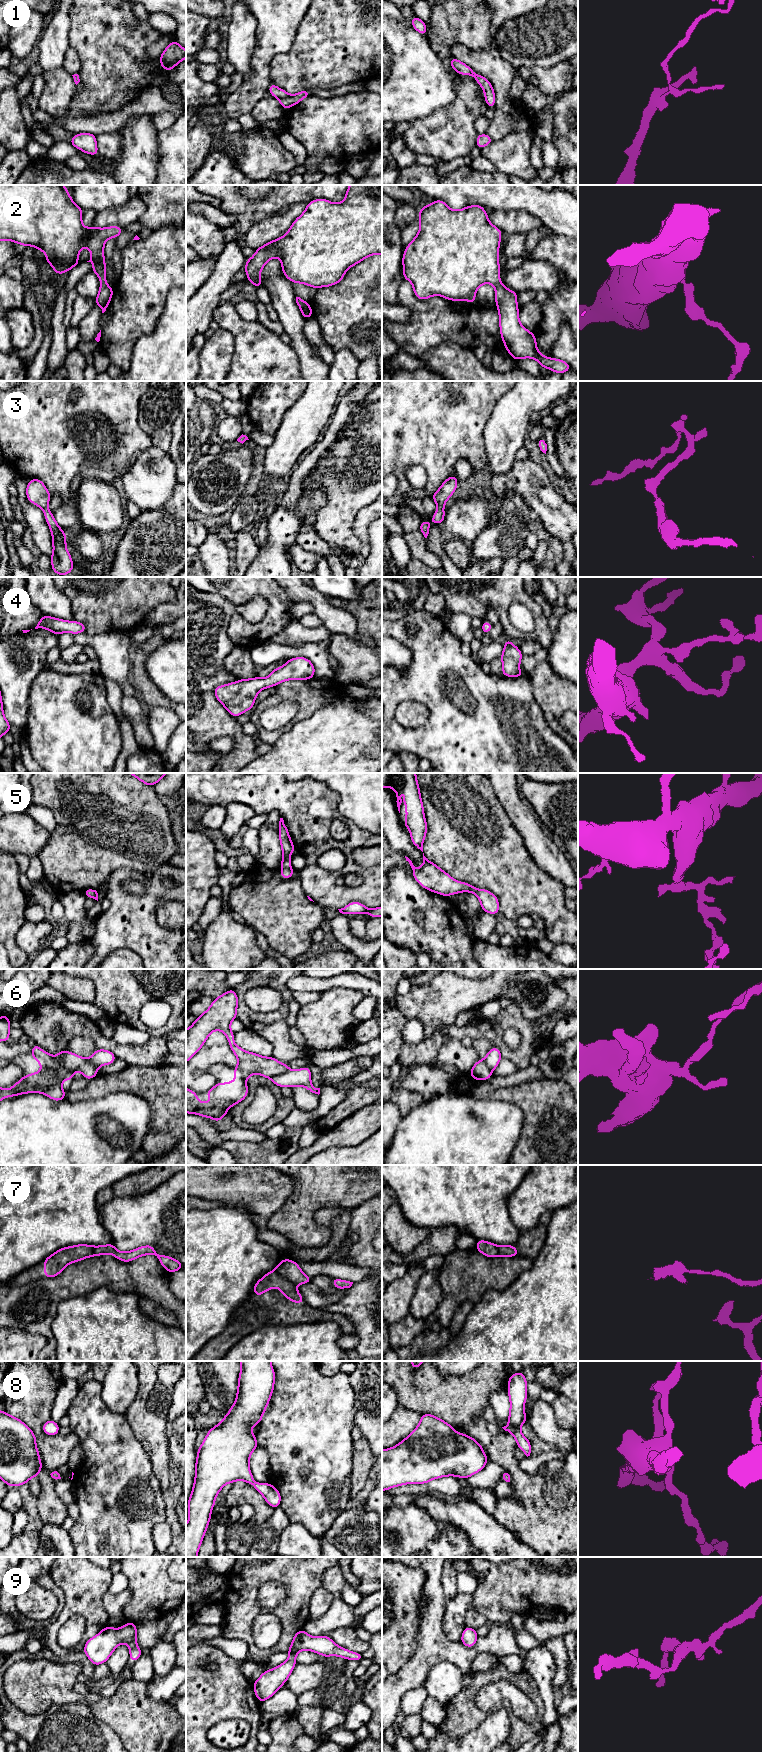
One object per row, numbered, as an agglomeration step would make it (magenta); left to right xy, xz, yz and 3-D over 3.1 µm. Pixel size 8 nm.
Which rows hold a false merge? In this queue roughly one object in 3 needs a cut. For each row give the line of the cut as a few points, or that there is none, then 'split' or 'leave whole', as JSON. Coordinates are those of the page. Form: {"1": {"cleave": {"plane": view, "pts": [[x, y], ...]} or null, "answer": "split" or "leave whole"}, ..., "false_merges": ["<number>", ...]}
{"1": {"cleave": null, "answer": "leave whole"}, "2": {"cleave": null, "answer": "leave whole"}, "3": {"cleave": null, "answer": "leave whole"}, "4": {"cleave": null, "answer": "leave whole"}, "5": {"cleave": null, "answer": "leave whole"}, "6": {"cleave": {"plane": "xz", "pts": [[289, 1070], [270, 1077]]}, "answer": "split"}, "7": {"cleave": {"plane": "xz", "pts": [[275, 1269], [294, 1285]]}, "answer": "split"}, "8": {"cleave": null, "answer": "leave whole"}, "9": {"cleave": null, "answer": "leave whole"}, "false_merges": ["6", "7"]}

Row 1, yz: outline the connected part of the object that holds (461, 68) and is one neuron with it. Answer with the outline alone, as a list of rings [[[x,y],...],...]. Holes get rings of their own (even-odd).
[[[455,57],[450,58],[450,64],[453,70],[460,75],[471,75],[475,78],[476,82],[482,87],[485,96],[485,102],[488,107],[495,108],[495,92],[493,90],[491,82],[485,77],[475,73],[465,63],[459,61]]]

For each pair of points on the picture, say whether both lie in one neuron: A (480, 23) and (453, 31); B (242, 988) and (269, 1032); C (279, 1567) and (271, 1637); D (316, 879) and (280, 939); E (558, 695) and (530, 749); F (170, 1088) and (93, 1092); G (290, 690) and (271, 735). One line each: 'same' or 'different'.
A: same
B: different
C: different
D: different
E: different
F: same
G: same

